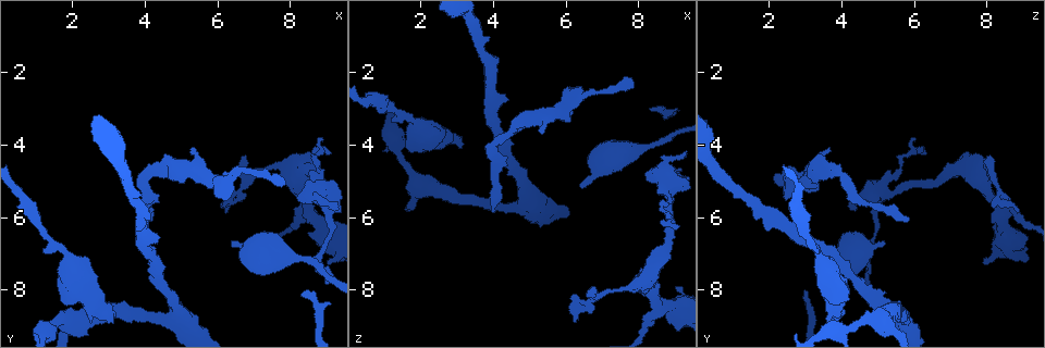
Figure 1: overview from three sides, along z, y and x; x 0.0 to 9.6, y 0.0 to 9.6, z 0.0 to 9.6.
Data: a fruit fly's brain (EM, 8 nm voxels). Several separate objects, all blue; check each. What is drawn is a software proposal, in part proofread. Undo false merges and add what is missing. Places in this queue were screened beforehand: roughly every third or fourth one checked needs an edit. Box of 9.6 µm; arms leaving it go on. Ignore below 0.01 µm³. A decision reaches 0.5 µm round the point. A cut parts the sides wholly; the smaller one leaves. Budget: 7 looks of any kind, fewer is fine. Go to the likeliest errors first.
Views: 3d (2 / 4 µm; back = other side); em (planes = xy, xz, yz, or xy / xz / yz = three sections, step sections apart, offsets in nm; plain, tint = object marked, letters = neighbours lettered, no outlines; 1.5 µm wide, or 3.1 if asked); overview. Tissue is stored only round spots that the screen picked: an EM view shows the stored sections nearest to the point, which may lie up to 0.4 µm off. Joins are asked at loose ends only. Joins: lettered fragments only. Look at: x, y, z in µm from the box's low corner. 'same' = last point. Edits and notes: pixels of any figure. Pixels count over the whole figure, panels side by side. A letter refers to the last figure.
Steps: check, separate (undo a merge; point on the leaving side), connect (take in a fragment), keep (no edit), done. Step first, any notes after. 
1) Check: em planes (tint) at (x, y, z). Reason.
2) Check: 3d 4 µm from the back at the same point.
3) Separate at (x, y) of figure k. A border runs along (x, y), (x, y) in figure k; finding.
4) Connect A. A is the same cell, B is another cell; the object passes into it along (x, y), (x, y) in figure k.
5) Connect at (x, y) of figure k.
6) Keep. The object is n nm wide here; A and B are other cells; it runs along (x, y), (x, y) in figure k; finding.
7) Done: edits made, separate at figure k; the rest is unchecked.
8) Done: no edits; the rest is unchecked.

Check: 3d 2 µm at (8.25, 8.15, 3.05). Thin end.

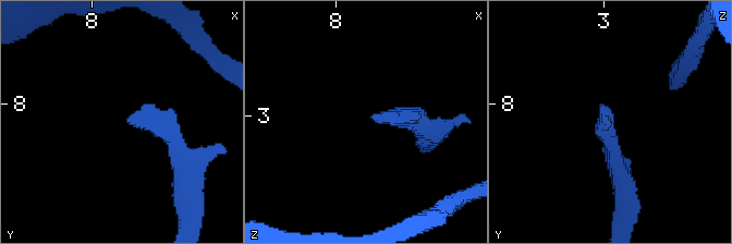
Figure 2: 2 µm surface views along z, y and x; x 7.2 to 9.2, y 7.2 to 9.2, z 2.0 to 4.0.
Check: em yz step 8 (tint) at (8.26, 8.12, 2.98).

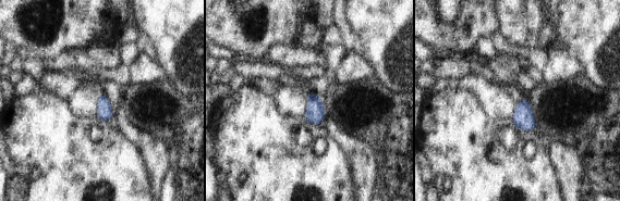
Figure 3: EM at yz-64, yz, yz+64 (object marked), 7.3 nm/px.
Check: em planes (letters) at the same point. Another direction.

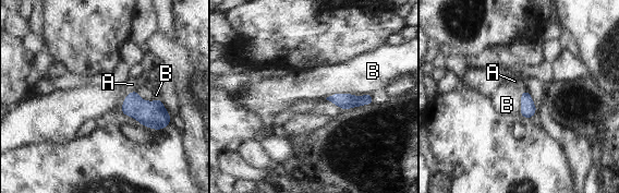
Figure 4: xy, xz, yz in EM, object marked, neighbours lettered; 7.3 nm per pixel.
Connect A. The longest contact is with B, 340 nm; A is the same cell, B is another cell; the neuron continues.

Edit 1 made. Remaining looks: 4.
Check: em planes (tint) at (6.40, 5.50, 2.45). Thick end.

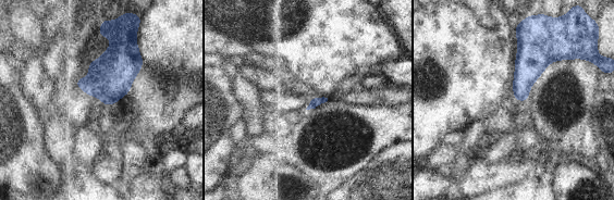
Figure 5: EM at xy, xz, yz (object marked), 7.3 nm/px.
Check: em planes (letters) at the same point. What lies round it.

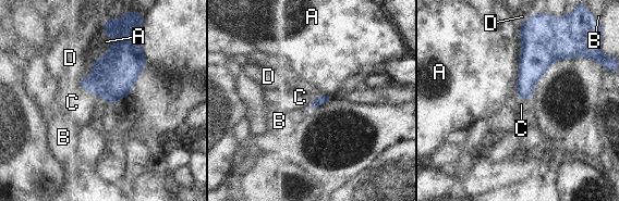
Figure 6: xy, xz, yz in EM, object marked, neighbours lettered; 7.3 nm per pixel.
Connect C. C is the same cell, A, B and D are other cells; it goes on there.

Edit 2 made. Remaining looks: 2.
Check: em xy step 4 (letters) at (6.40, 6.60, 5.15). Branch stops here.

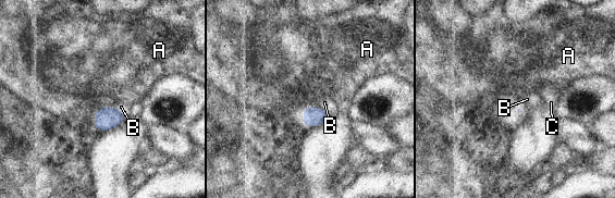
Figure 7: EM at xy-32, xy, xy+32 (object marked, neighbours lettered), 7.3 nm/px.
Check: em planes (letters) at the same point.

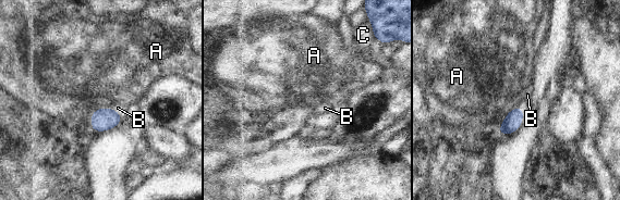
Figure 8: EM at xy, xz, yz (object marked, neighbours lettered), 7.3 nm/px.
Keep. The longest contact is with A, 220 nm; A, B and C are other cells; a border runs along (520, 107), (511, 110), (498, 127) in figure 8; none of them fits.

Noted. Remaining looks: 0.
Done: edits made, connect at figure 4, connect at figure 6; the rest is unchecked.

